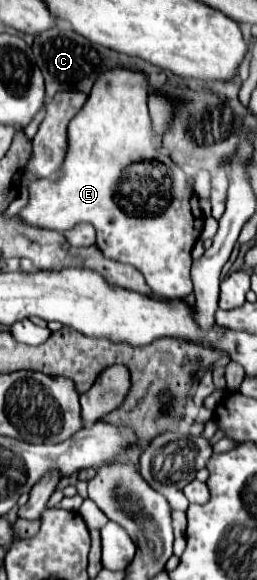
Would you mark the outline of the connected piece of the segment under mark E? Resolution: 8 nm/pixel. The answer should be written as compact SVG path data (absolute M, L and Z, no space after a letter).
M114 67L98 77L88 101L70 121L70 143L66 159L62 163L62 173L56 181L40 179L30 185L30 203L20 211L20 217L28 225L54 229L60 233L72 229L78 223L90 223L96 229L96 245L102 247L102 253L106 253L108 259L136 267L144 275L154 295L184 299L192 293L192 247L202 233L204 215L198 207L196 193L186 181L186 175L180 171L180 167L174 165L168 155L158 153L158 145L162 141L152 131L146 99L148 77L142 71Z

